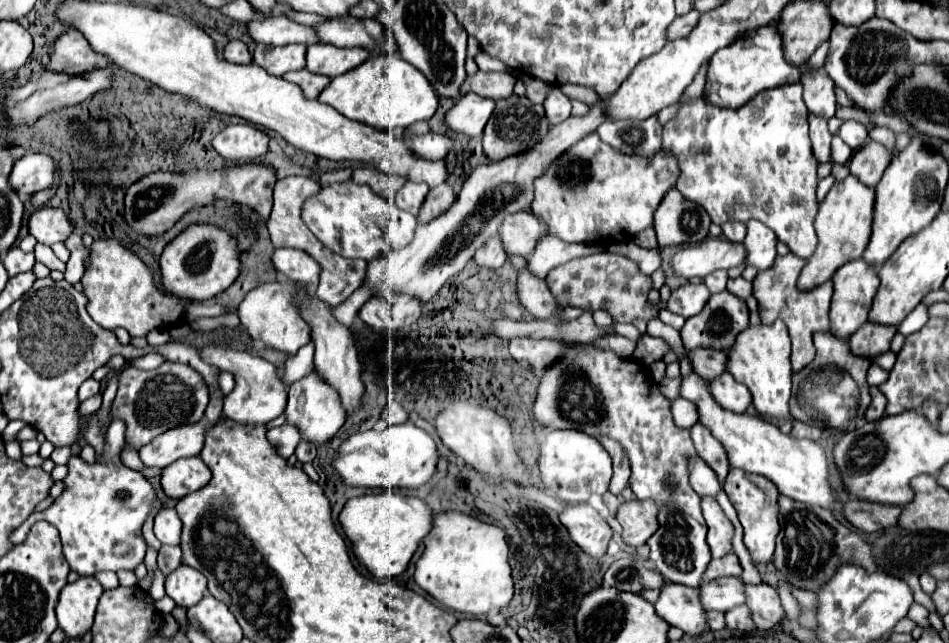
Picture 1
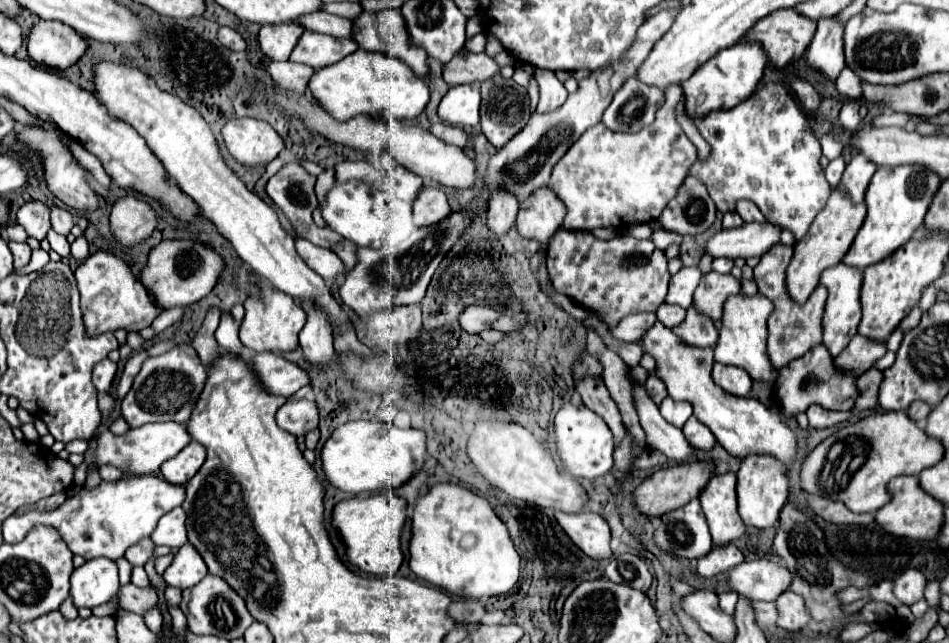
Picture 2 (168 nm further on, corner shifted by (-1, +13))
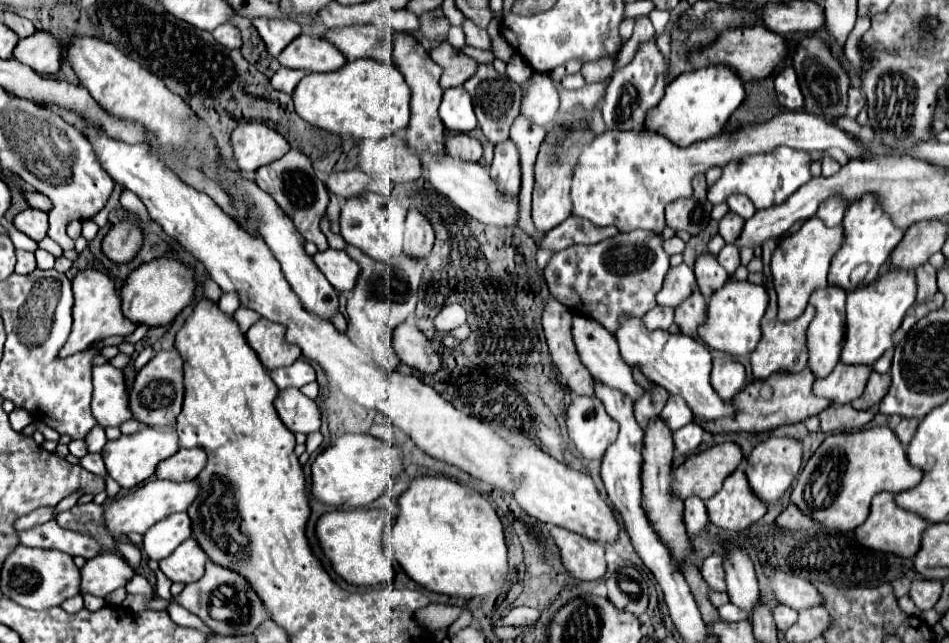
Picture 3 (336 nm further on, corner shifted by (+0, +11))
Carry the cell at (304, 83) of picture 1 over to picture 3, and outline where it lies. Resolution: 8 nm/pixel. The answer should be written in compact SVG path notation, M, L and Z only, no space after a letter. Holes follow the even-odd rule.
M280 67L270 81L272 81L274 89L278 89L282 93L292 93L304 75L308 75L308 73L306 71L294 71L288 67Z

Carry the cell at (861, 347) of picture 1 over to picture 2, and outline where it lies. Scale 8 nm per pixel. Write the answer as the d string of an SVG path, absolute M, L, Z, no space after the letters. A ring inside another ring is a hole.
M855 335L849 345L835 357L835 365L847 371L855 371L857 375L861 375L863 371L867 371L869 367L873 367L873 363L883 357L887 353L885 343L877 341L877 339L869 339L863 335Z

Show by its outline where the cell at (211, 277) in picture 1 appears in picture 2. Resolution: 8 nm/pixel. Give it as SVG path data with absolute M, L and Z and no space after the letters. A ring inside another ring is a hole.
M169 239L169 241L161 241L157 247L151 249L149 261L141 273L141 281L159 307L163 309L177 305L187 307L211 293L223 269L225 269L223 257L211 247L189 239Z

